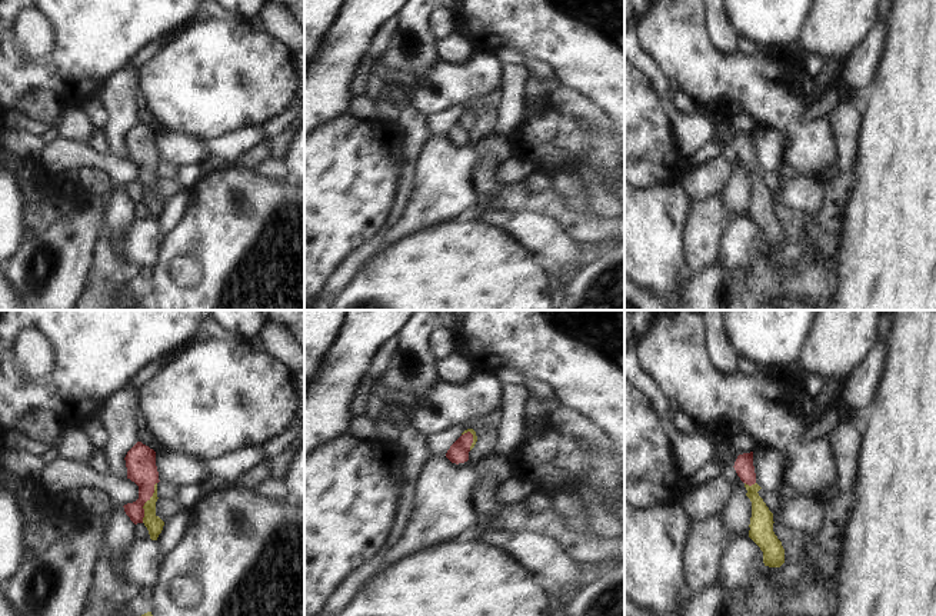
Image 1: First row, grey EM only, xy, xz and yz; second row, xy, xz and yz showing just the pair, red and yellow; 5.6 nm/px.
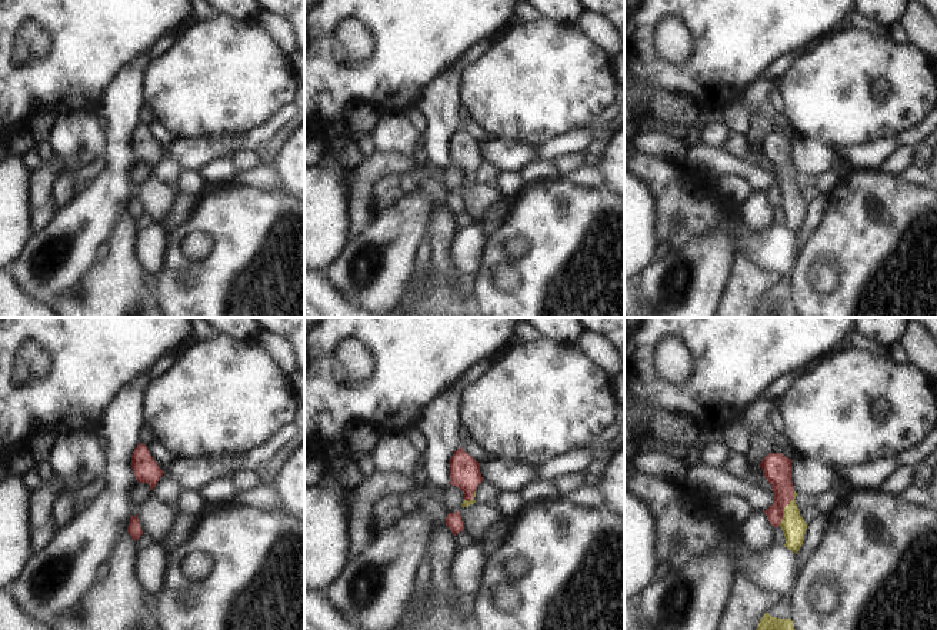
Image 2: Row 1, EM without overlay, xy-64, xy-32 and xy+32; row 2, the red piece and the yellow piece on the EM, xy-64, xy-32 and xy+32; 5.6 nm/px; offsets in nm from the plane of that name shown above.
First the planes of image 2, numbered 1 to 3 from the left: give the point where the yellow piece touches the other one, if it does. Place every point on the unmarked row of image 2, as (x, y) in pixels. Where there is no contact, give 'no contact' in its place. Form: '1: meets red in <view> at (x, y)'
1: no contact
2: meets red in xy-32 at (472, 177)
3: meets red in xy+32 at (783, 189)

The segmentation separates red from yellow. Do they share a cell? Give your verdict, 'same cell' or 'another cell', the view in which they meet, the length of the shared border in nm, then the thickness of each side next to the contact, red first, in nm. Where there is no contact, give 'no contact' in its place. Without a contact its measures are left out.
same cell | xy | 240 nm | 180/100 nm

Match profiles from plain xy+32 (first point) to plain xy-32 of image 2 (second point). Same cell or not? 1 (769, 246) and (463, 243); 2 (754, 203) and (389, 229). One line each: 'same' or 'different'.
1: same
2: different

